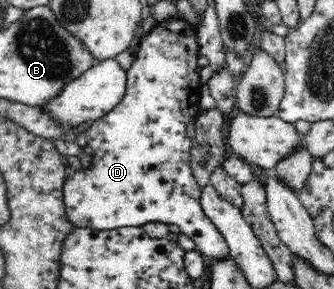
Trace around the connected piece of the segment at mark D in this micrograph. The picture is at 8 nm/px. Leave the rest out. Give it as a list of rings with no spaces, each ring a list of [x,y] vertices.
[[[170,16],[166,20],[158,22],[152,30],[146,34],[139,34],[139,42],[137,50],[134,52],[134,60],[131,68],[126,71],[127,82],[125,94],[122,100],[102,118],[89,123],[88,128],[82,132],[85,141],[92,148],[91,162],[88,167],[80,168],[74,172],[70,171],[62,186],[62,196],[65,205],[66,219],[78,228],[93,228],[93,229],[113,229],[120,227],[141,227],[148,223],[164,223],[167,225],[176,224],[180,227],[182,233],[186,234],[194,240],[197,248],[202,254],[210,256],[211,259],[222,260],[222,256],[230,254],[228,243],[222,233],[218,231],[205,215],[201,207],[200,196],[201,186],[195,180],[193,170],[191,169],[191,148],[192,139],[186,134],[186,127],[195,122],[195,118],[199,114],[200,106],[200,90],[204,87],[200,77],[201,67],[198,65],[198,56],[200,45],[198,42],[197,31],[194,25],[186,22],[184,19],[177,16]]]

